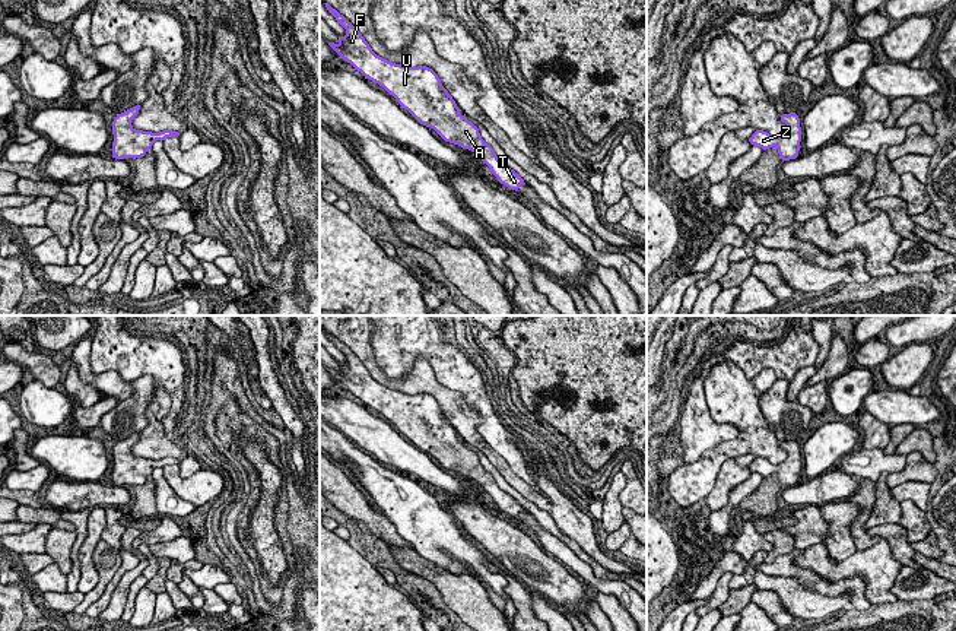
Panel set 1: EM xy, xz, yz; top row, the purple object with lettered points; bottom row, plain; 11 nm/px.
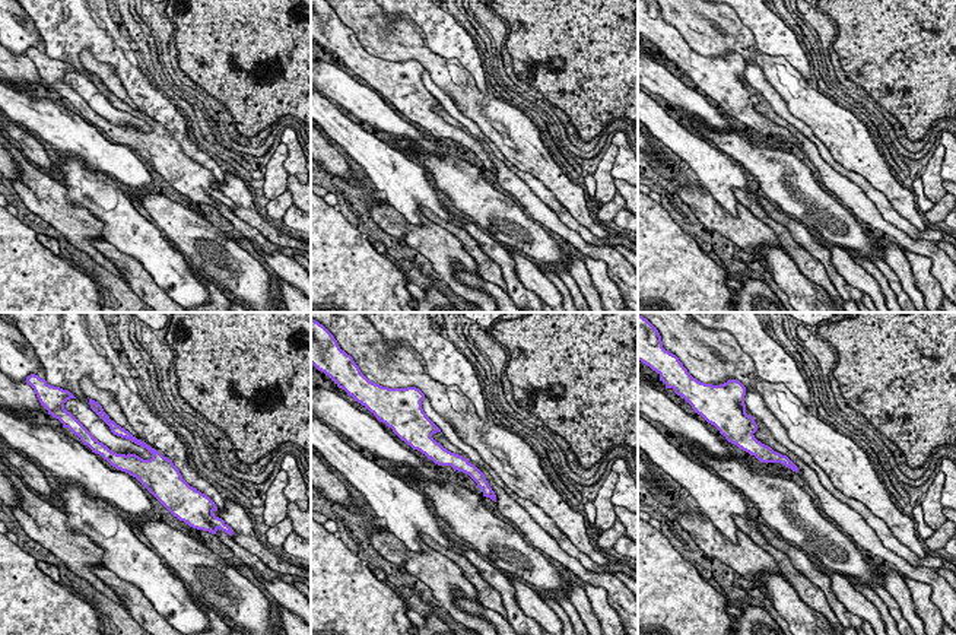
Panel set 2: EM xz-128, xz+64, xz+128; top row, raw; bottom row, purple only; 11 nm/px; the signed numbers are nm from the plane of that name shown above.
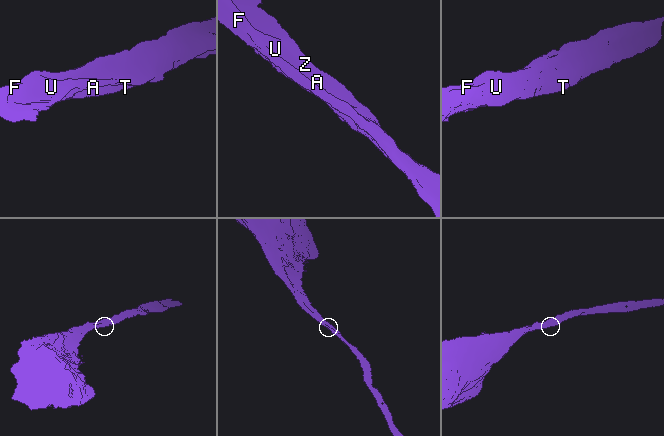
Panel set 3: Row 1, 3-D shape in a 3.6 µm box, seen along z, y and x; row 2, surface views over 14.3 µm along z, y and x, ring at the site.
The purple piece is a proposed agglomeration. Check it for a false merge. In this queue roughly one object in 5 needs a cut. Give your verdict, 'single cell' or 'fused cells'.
single cell

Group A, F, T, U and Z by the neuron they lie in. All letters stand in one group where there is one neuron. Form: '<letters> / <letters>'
A F T U Z

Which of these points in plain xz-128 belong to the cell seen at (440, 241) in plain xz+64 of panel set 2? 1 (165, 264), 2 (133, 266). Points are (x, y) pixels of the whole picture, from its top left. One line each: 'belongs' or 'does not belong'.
1: does not belong
2: belongs

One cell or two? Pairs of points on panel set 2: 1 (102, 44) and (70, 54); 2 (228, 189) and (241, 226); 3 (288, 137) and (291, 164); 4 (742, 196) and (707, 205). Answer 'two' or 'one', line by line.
1: one
2: two
3: one
4: two

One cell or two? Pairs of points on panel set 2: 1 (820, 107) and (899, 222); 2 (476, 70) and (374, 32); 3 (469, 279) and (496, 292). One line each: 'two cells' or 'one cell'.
1: two cells
2: two cells
3: one cell

